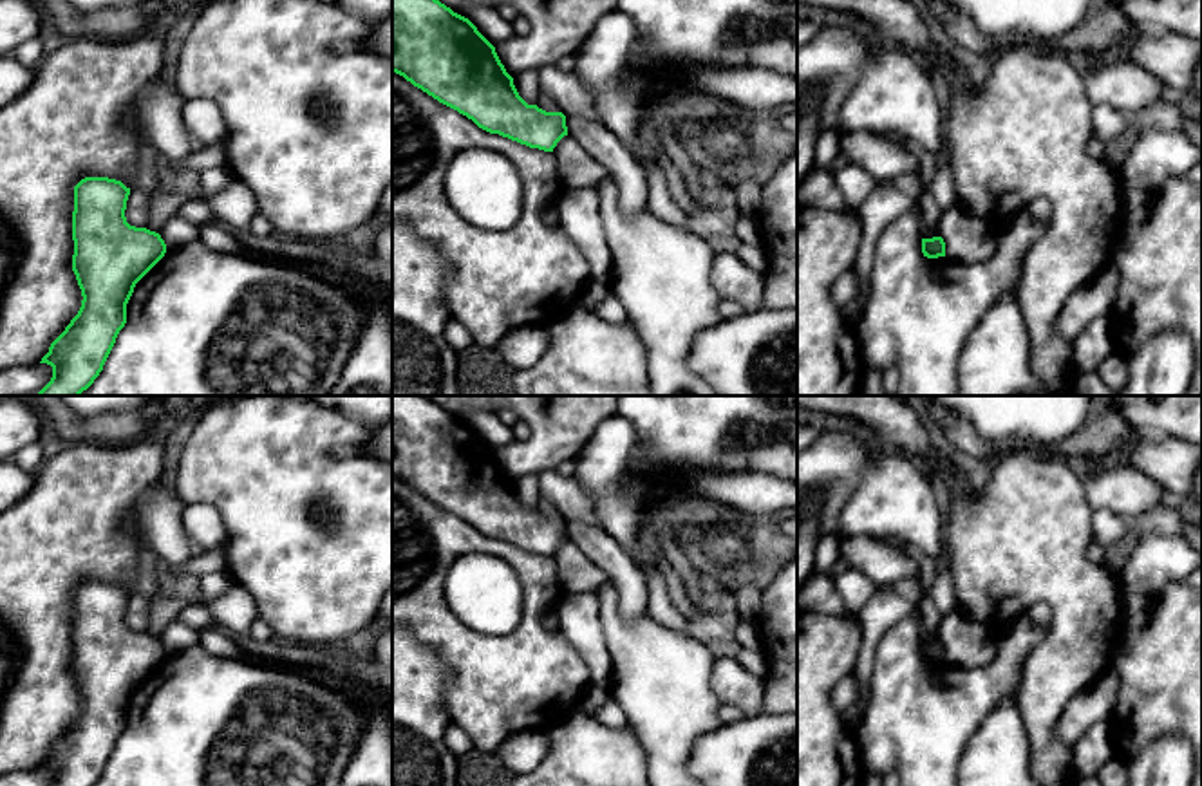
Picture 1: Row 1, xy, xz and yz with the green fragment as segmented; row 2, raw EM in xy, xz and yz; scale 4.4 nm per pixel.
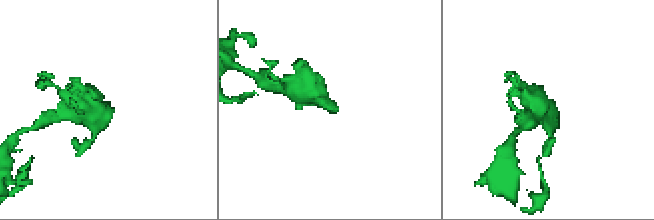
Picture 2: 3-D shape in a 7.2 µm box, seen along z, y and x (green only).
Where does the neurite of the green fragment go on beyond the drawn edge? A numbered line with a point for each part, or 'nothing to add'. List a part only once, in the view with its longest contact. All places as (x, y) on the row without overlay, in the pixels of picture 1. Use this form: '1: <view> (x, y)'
nothing to add

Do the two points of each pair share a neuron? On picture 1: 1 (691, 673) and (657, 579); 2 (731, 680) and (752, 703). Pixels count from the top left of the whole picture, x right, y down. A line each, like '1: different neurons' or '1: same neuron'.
1: different neurons
2: same neuron

